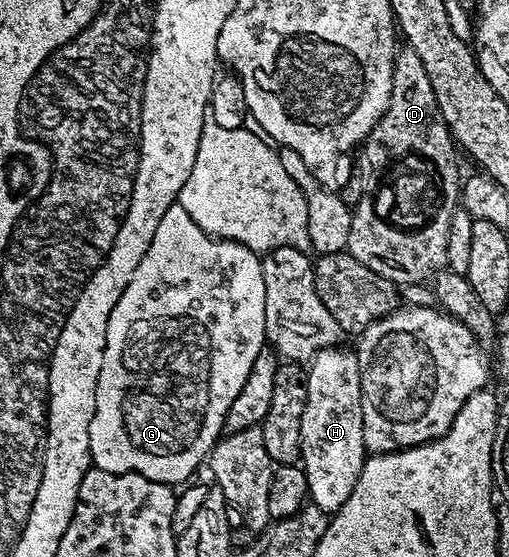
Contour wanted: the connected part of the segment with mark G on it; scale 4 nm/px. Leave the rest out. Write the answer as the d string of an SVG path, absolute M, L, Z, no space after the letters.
M178 204L169 207L165 216L161 216L161 224L157 224L157 232L153 232L153 240L141 256L141 264L137 264L137 272L133 272L133 280L121 292L121 300L113 308L107 325L105 336L105 356L101 364L101 376L95 389L95 411L89 424L89 448L94 469L113 472L114 474L140 474L154 482L164 482L174 487L175 482L186 483L191 473L199 465L208 461L216 442L224 433L223 425L227 419L233 400L244 386L249 372L253 368L253 360L265 349L267 333L265 332L265 280L263 279L263 263L252 251L243 249L233 242L224 242L222 238L212 238L181 208Z

